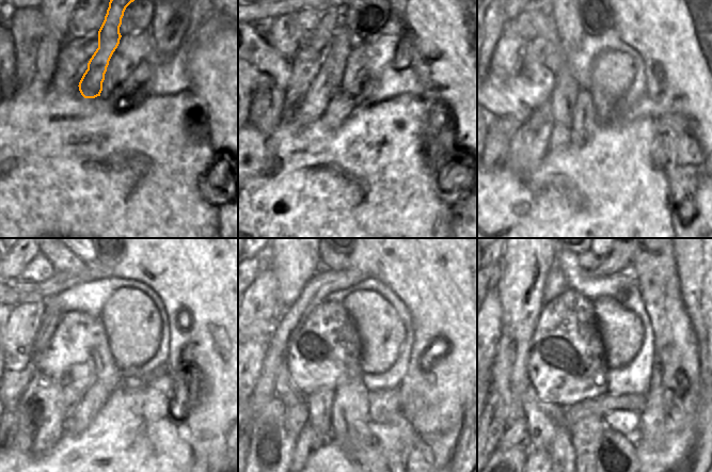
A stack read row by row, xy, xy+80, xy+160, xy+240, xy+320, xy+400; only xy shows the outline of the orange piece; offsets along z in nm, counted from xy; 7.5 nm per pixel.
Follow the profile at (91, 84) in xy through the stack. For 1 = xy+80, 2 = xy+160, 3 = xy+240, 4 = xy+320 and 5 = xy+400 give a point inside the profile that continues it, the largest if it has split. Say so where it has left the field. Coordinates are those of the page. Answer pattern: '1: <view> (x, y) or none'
1: xy+80 (314, 103)
2: xy+160 (528, 145)
3: xy+240 (40, 422)
4: xy+320 (271, 446)
5: xy+400 (518, 455)

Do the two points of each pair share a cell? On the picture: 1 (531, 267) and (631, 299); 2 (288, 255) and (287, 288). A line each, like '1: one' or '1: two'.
1: two
2: one

